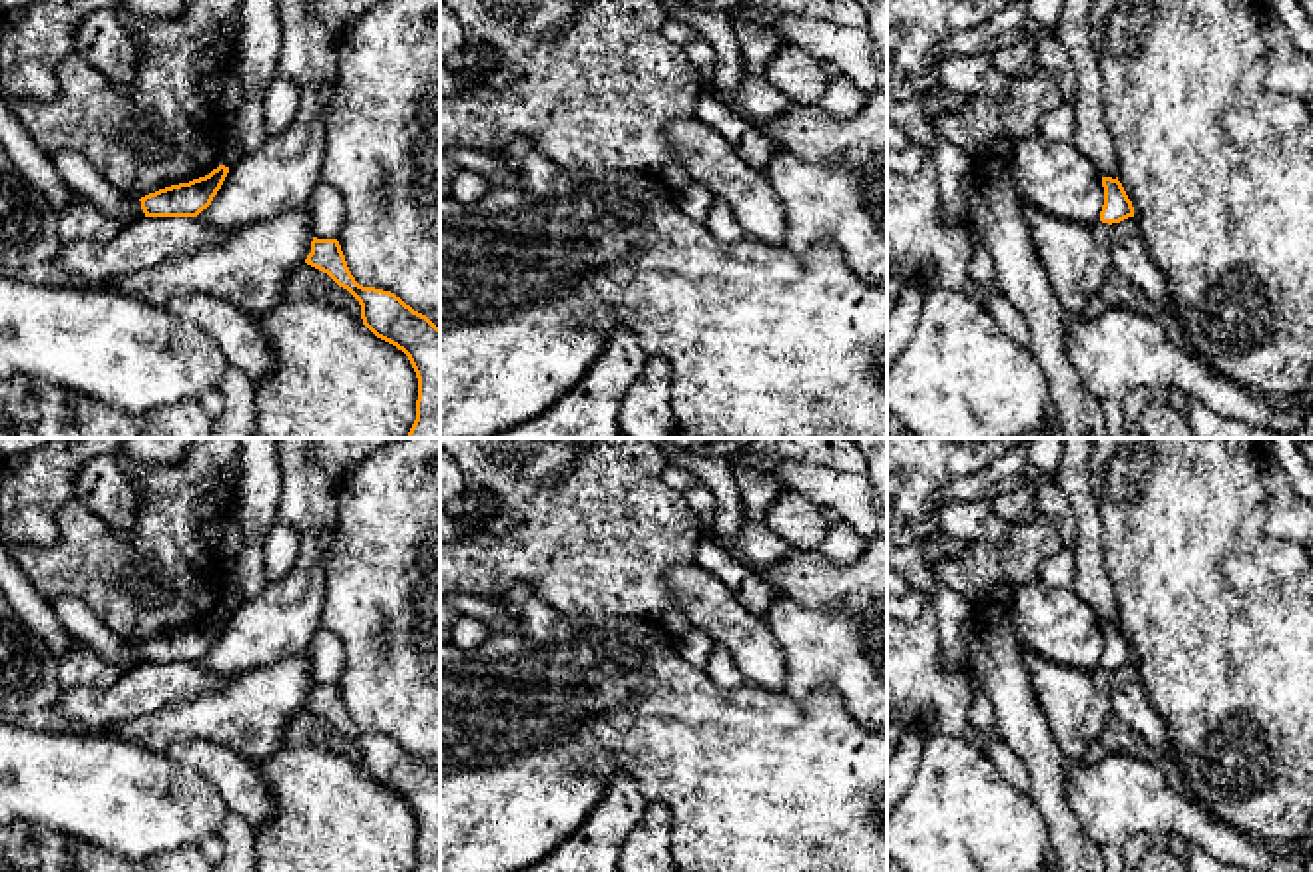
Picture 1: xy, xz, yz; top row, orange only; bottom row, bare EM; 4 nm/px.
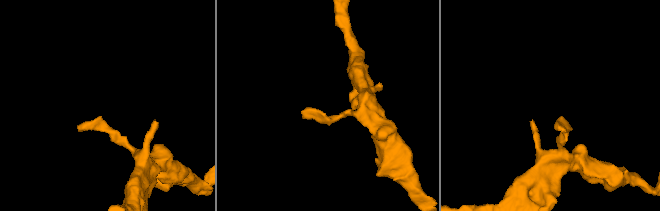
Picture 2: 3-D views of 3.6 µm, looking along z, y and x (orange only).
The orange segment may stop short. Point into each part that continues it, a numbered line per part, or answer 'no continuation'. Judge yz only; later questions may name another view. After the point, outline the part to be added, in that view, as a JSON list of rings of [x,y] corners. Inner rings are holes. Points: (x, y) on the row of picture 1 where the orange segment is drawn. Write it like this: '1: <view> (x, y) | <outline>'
no continuation

